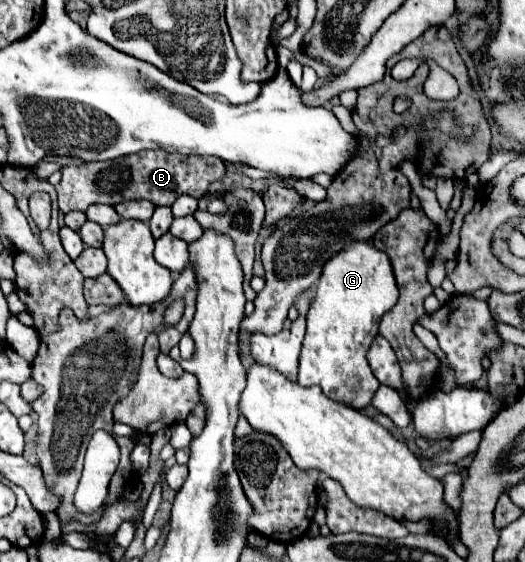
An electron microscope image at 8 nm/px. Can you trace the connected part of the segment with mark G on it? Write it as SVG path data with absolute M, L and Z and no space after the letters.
M363 241L349 243L345 247L345 251L337 253L333 259L329 259L323 267L323 275L315 289L315 299L311 303L311 311L307 313L307 333L305 333L303 349L299 355L297 382L301 383L303 387L319 385L329 399L341 401L355 409L369 407L375 391L379 389L379 381L373 377L365 355L369 351L371 341L377 335L383 313L397 303L397 297L399 297L399 291L395 285L389 257L385 253L377 251L371 243L363 243Z

